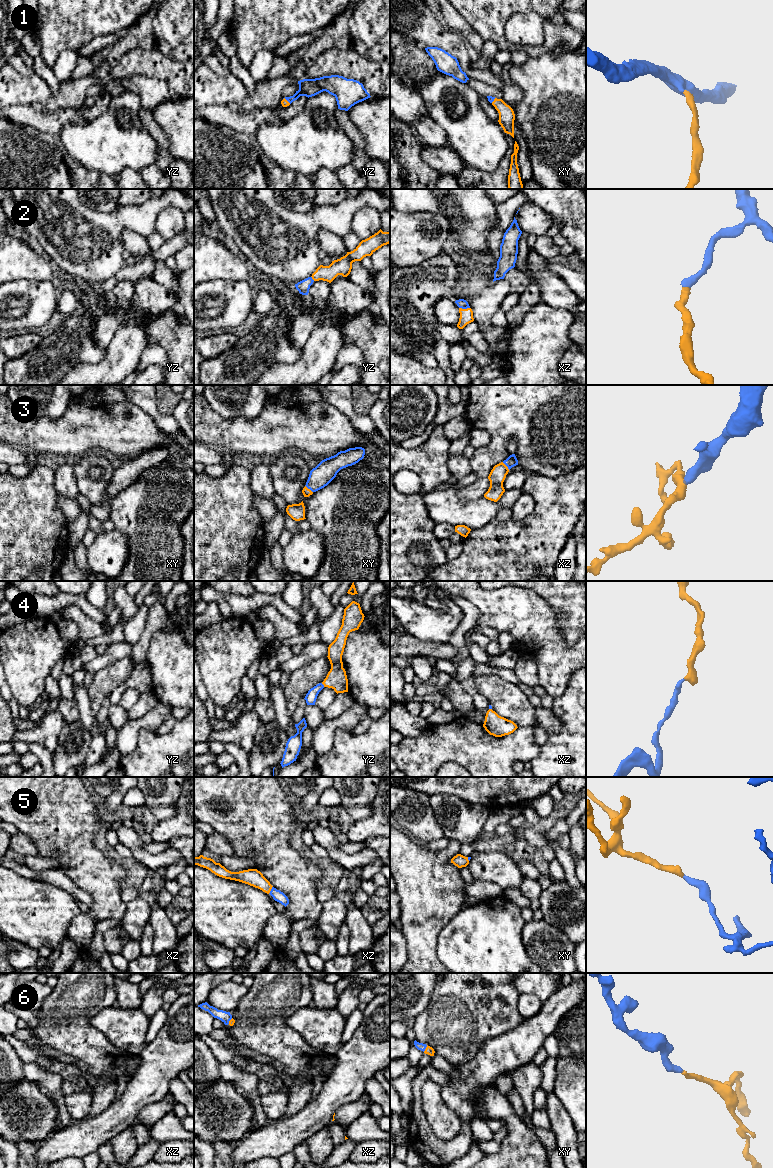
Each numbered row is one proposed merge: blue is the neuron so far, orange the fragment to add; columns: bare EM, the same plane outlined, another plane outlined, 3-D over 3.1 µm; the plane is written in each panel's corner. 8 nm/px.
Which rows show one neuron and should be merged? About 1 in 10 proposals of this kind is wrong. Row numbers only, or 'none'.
1, 2, 3, 4, 5, 6

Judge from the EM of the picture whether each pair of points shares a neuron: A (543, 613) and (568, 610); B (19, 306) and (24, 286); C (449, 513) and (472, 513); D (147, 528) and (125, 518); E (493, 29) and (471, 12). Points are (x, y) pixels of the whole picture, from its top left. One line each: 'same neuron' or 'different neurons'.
A: different neurons
B: same neuron
C: same neuron
D: same neuron
E: same neuron

